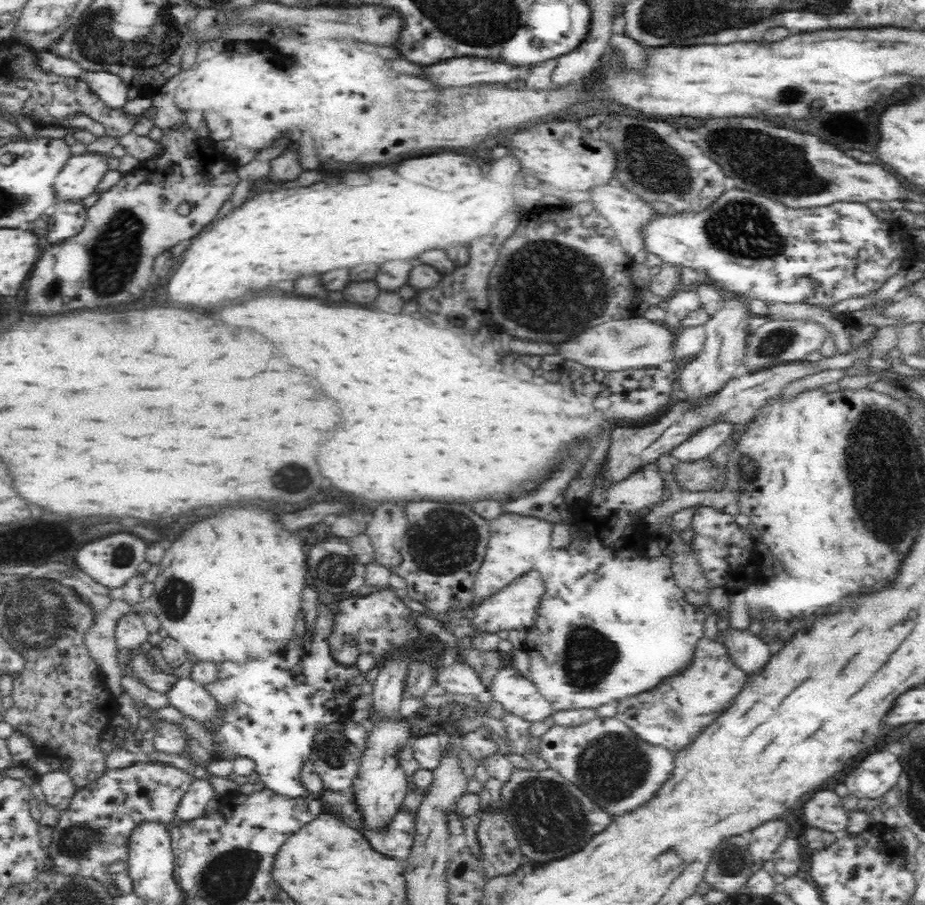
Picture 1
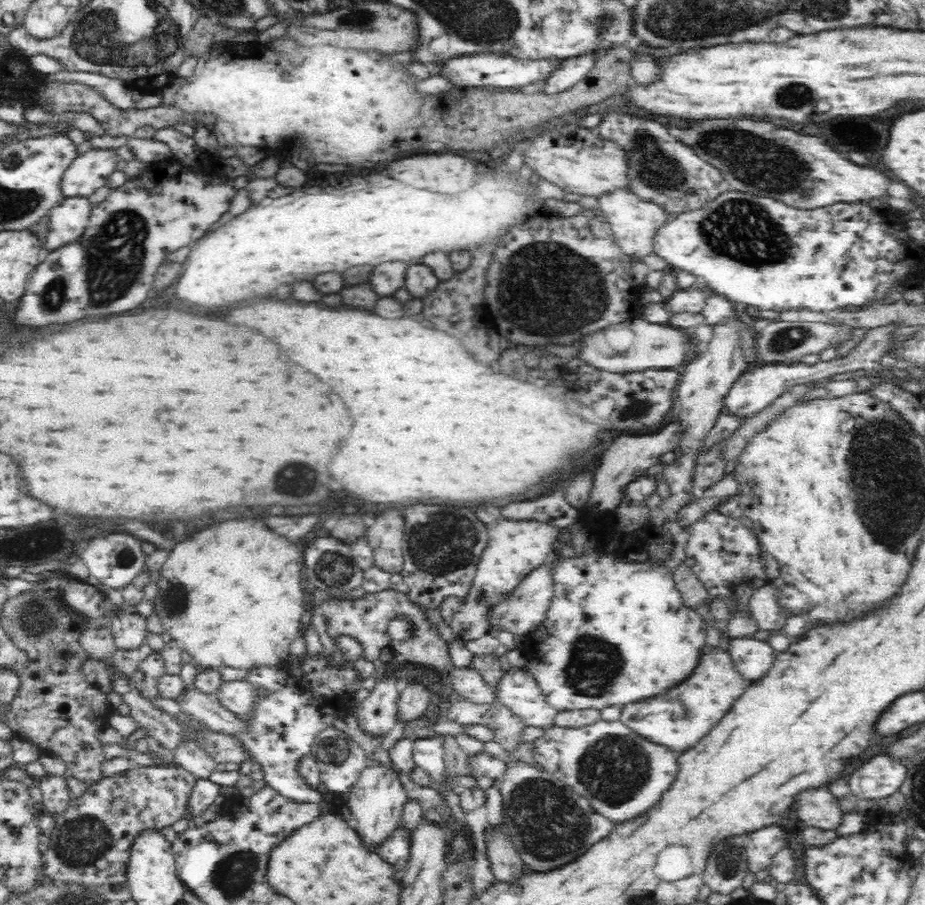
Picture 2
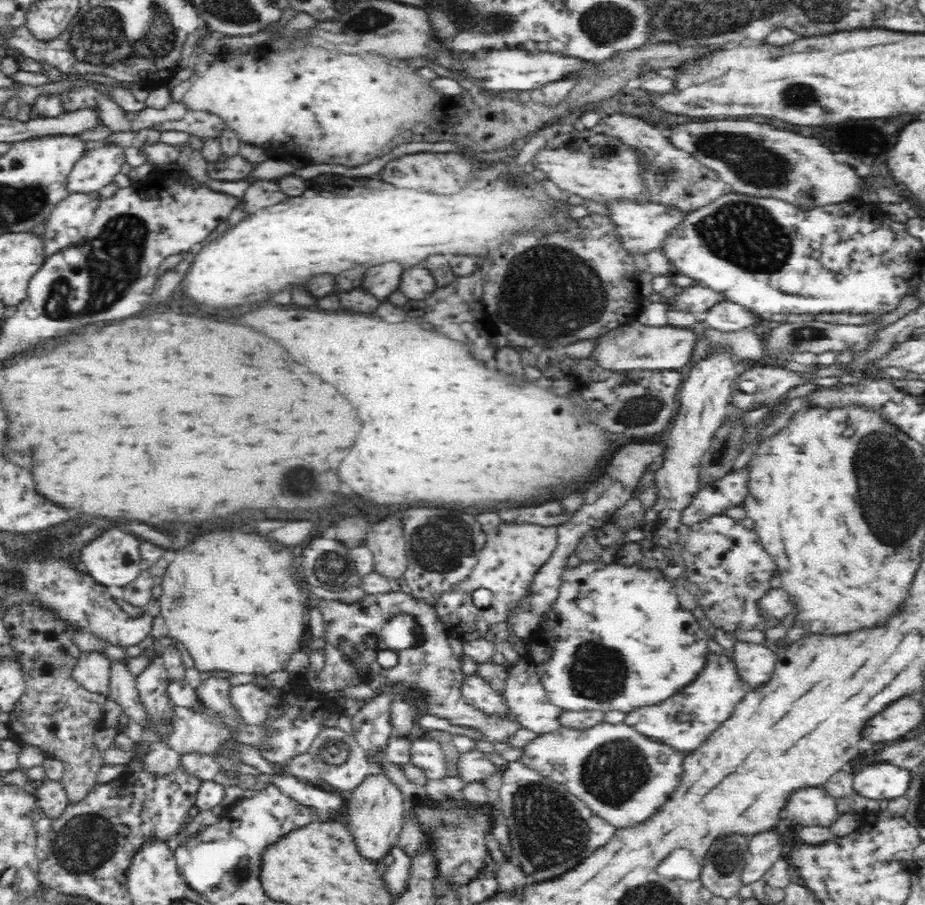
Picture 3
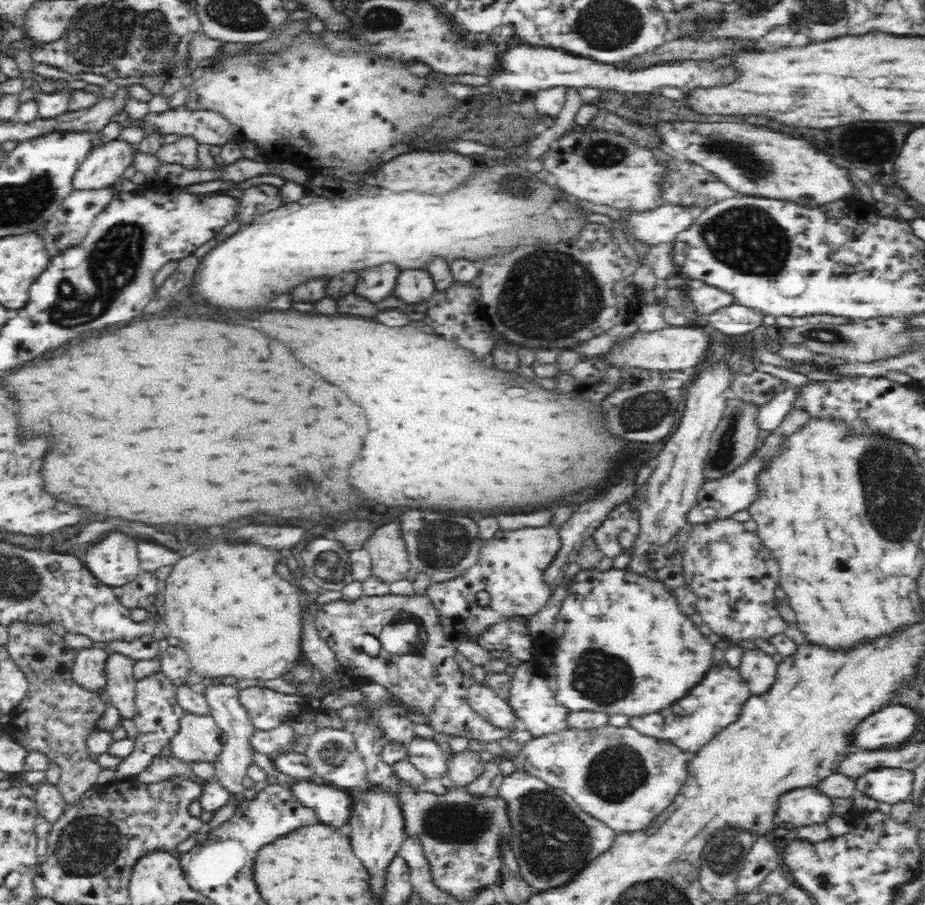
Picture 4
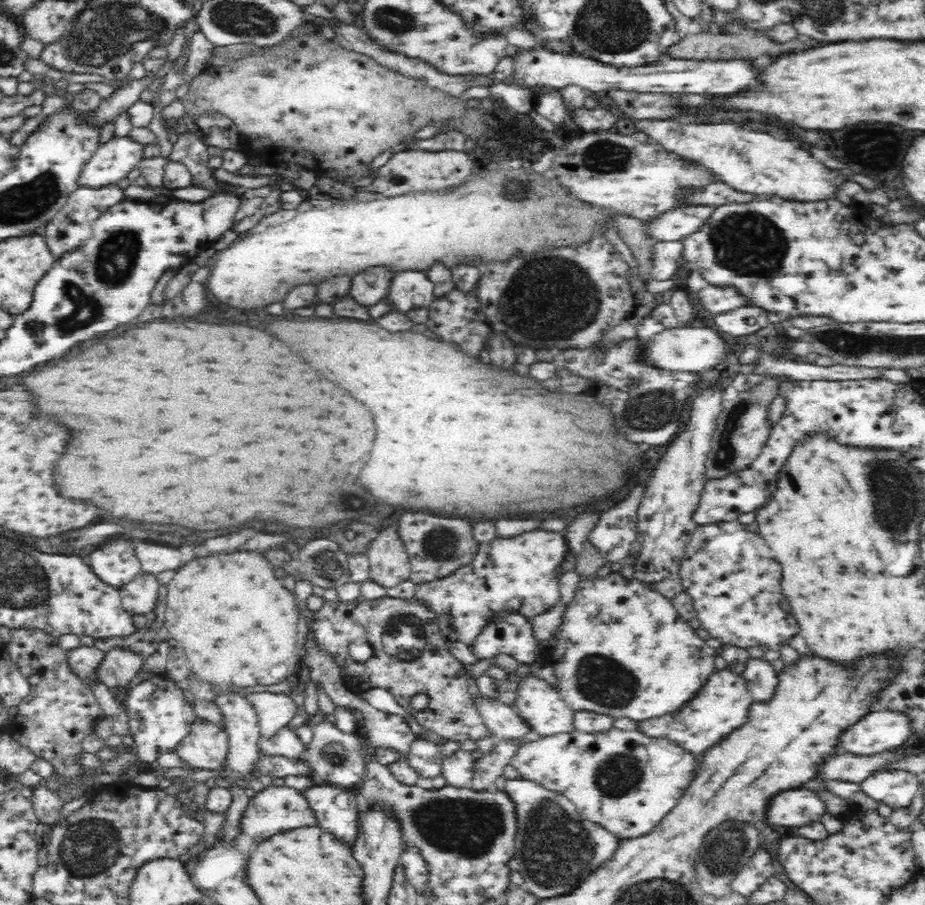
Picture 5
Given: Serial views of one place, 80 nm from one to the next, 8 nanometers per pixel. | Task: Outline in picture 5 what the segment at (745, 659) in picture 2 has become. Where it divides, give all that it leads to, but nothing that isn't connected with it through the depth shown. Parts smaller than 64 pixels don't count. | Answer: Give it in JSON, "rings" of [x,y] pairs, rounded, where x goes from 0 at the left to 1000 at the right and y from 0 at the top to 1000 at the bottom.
{"rings":[[[809,727],[805,735],[801,748],[806,751],[808,756],[811,756],[813,767],[815,769],[819,767],[822,776],[826,776],[826,771],[830,773],[835,769],[839,756],[841,756],[835,731],[826,727]]]}

